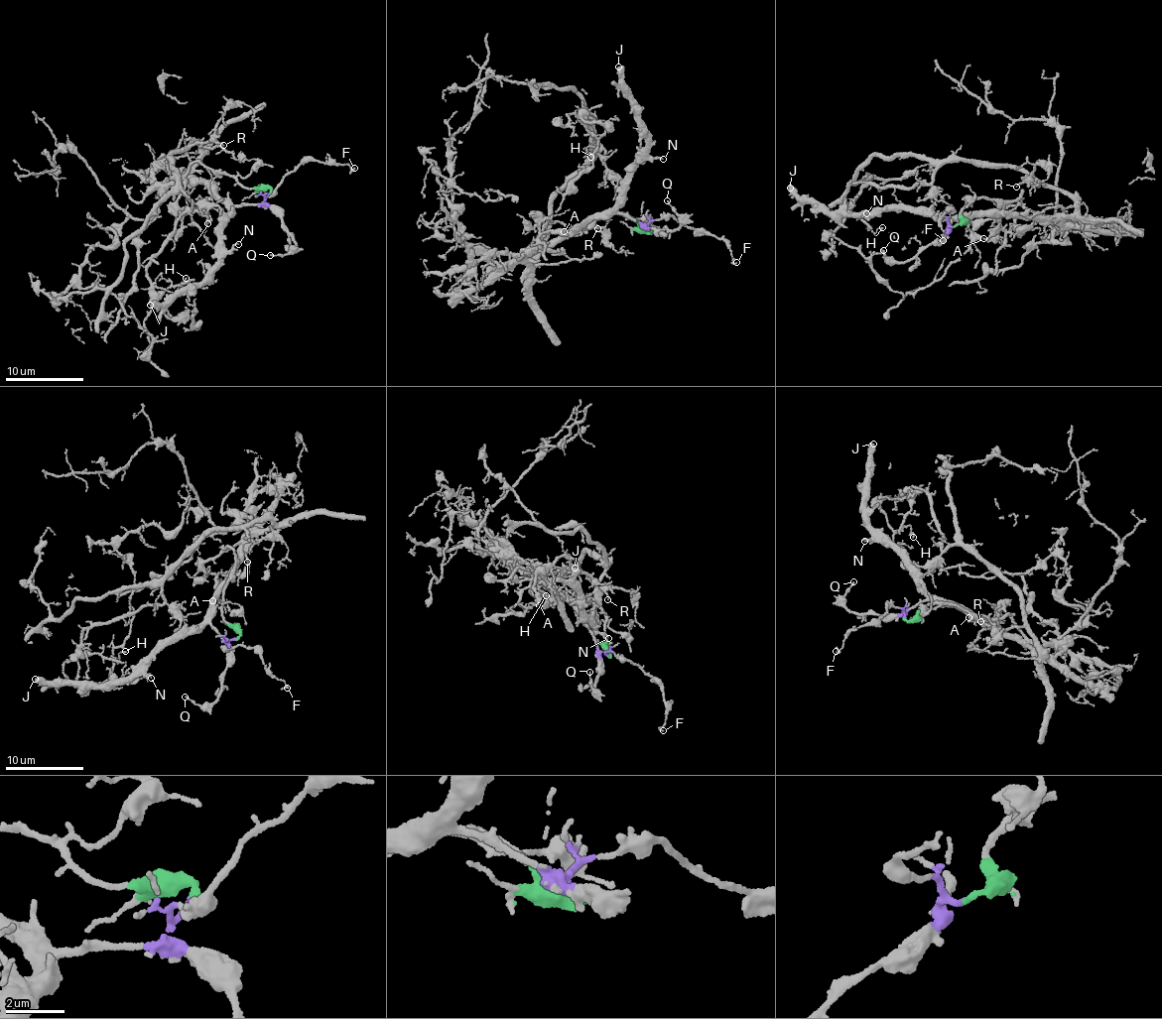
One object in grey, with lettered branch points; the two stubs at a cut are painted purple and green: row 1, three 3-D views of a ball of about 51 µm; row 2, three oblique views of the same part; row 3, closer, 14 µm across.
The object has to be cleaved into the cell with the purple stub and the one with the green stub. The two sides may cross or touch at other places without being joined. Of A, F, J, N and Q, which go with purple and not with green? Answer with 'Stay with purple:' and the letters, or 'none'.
Stay with purple: F, J, N, Q

